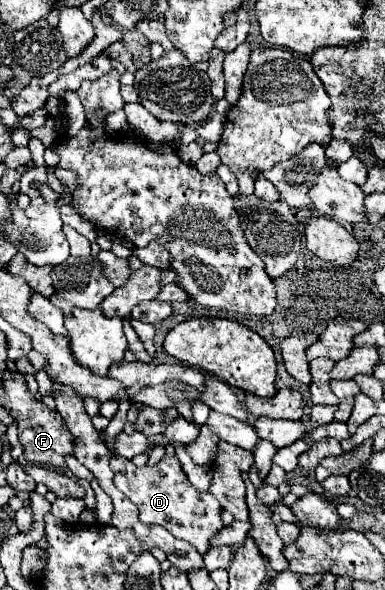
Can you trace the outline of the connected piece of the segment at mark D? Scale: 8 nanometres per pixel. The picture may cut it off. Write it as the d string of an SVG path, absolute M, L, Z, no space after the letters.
M111 456L109 466L115 472L113 484L123 494L127 494L131 502L135 502L135 506L139 508L139 520L143 524L159 524L165 530L169 530L175 538L195 546L197 552L207 554L213 536L225 526L221 520L223 508L209 490L199 492L191 486L177 456L163 456L161 462L157 462L155 466L141 466L141 468L137 468L127 458Z

